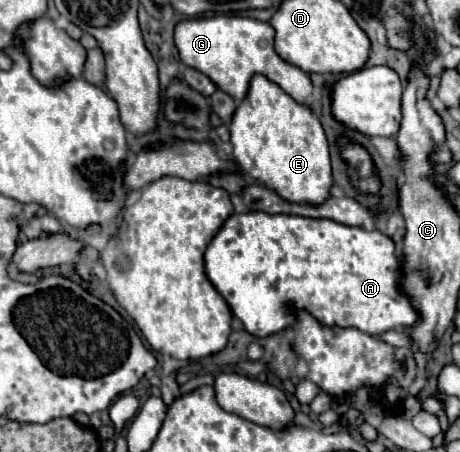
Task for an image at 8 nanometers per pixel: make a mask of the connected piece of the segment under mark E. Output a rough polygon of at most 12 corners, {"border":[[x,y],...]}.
{"border":[[253,75],[229,125],[243,173],[287,201],[333,185],[319,117]]}

